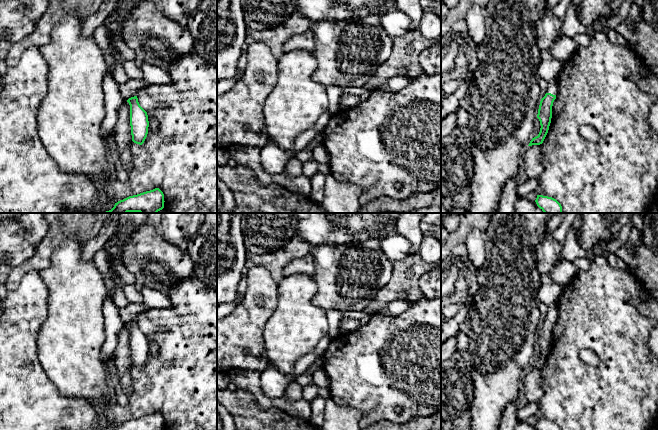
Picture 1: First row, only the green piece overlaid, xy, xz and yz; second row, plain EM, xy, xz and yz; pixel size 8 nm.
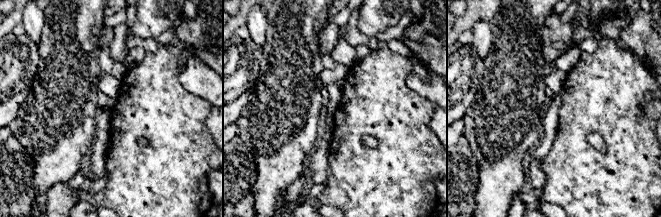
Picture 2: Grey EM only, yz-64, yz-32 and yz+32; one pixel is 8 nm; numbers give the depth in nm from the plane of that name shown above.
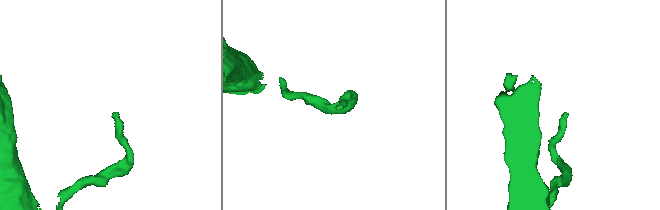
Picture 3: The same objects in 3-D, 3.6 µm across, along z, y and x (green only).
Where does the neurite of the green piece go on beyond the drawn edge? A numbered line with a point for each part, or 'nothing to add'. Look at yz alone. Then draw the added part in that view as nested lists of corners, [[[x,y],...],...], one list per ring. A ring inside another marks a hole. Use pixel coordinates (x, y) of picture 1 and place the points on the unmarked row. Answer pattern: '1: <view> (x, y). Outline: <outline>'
1: yz (552, 311). Outline: [[[554,303],[547,307],[546,317],[551,317],[553,319],[557,319],[558,316],[558,305]]]

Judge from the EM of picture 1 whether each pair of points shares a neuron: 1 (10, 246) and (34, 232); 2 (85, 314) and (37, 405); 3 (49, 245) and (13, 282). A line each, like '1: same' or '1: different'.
1: same
2: different
3: same

